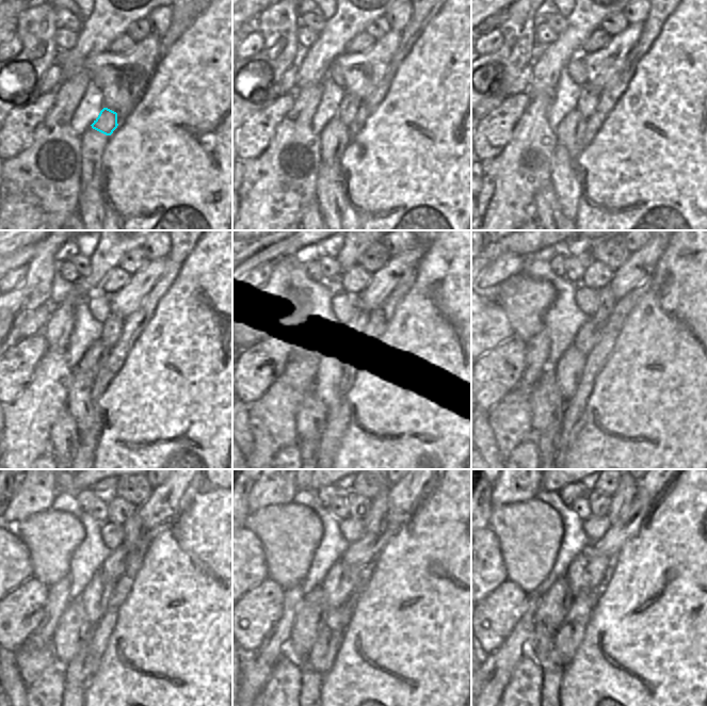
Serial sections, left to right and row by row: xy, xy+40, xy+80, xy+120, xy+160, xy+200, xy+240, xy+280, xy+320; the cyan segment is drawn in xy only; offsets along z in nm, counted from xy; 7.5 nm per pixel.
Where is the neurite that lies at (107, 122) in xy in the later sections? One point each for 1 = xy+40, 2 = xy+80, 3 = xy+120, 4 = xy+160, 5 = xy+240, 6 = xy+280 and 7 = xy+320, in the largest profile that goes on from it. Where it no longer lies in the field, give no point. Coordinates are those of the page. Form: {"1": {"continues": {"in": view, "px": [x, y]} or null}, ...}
{"1": {"continues": {"in": "xy+40", "px": [349, 106]}}, "2": {"continues": {"in": "xy+80", "px": [589, 99]}}, "3": {"continues": {"in": "xy+120", "px": [112, 327]}}, "4": {"continues": {"in": "xy+160", "px": [354, 322]}}, "5": {"continues": {"in": "xy+240", "px": [133, 530]}}, "6": {"continues": {"in": "xy+280", "px": [380, 503]}}, "7": {"continues": {"in": "xy+320", "px": [624, 496]}}}

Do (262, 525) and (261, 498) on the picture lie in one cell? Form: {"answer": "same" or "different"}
{"answer": "different"}

